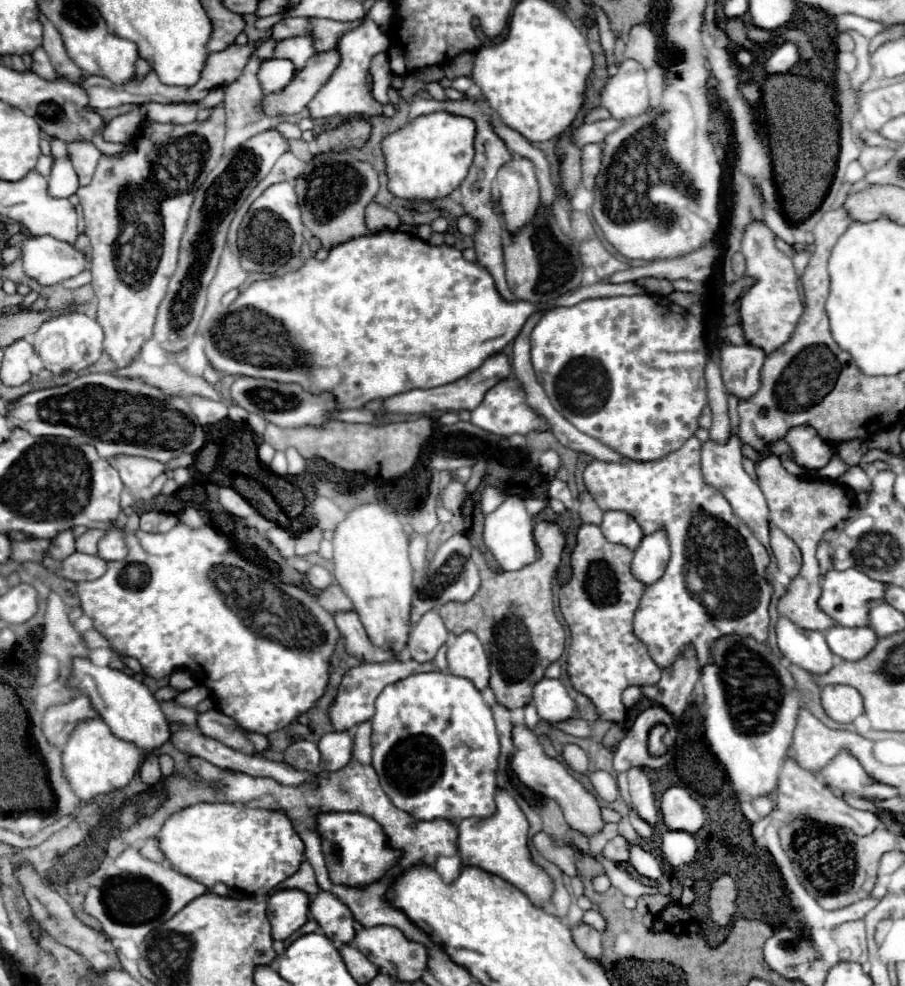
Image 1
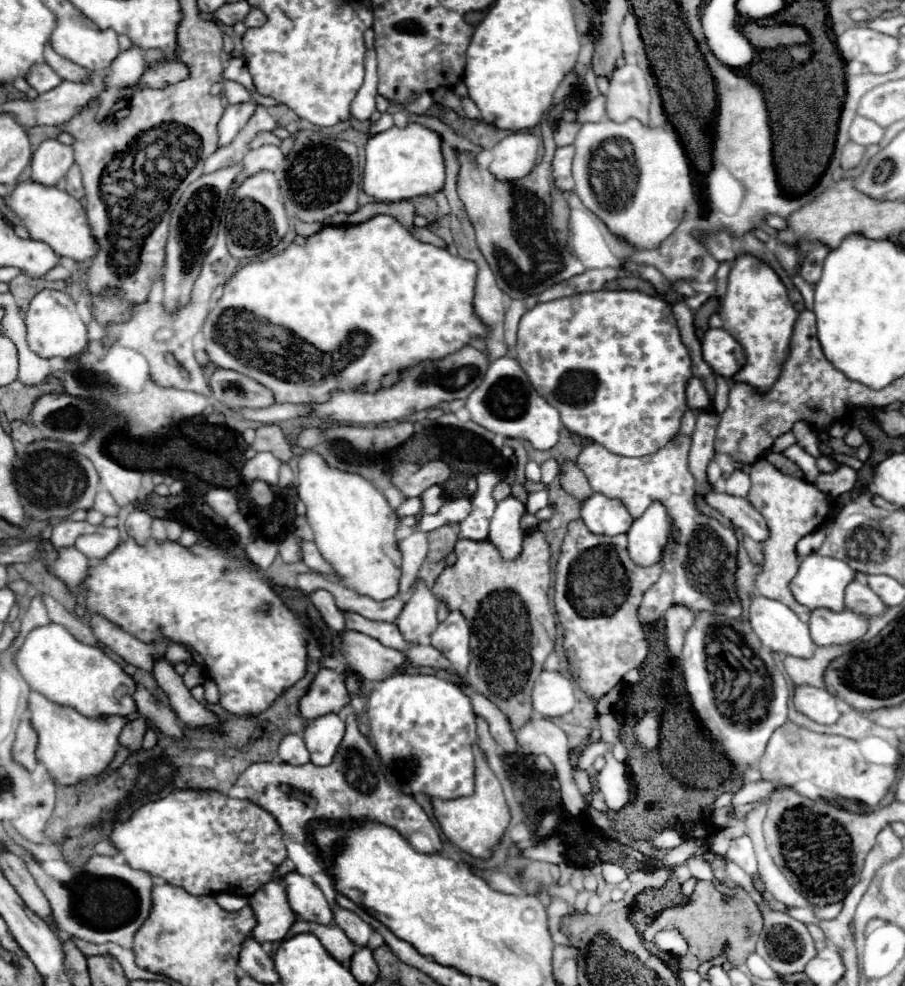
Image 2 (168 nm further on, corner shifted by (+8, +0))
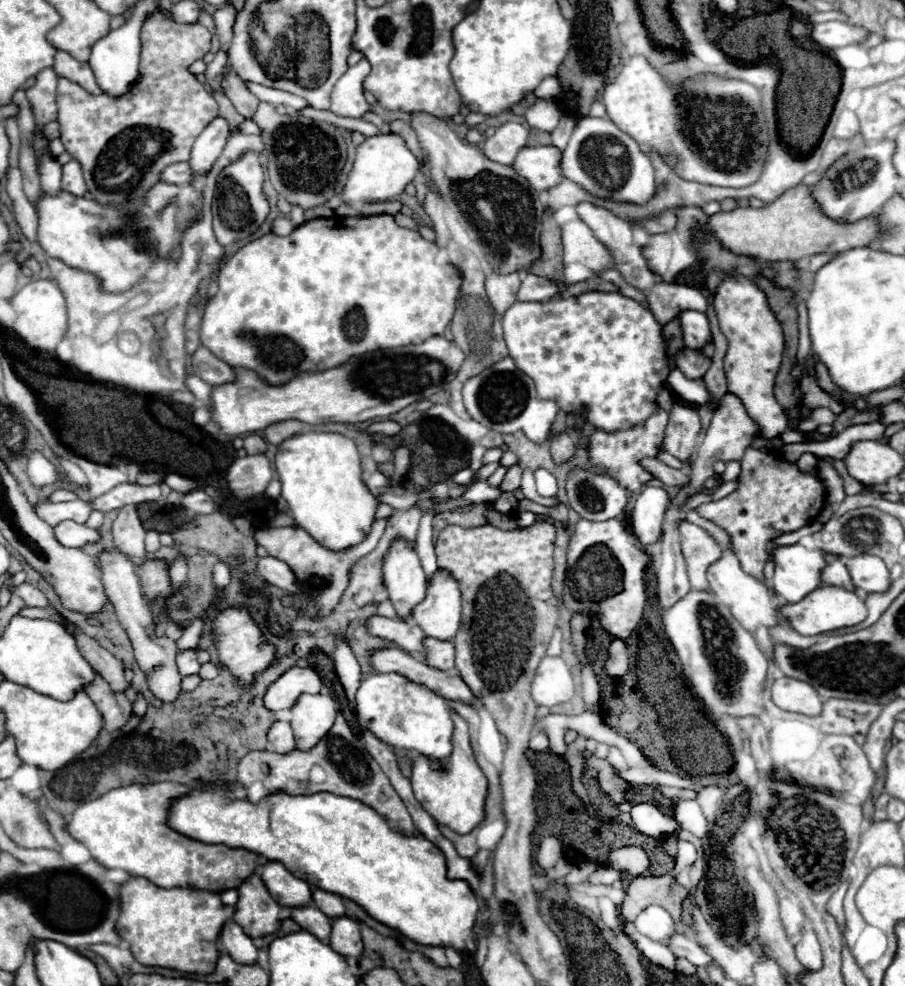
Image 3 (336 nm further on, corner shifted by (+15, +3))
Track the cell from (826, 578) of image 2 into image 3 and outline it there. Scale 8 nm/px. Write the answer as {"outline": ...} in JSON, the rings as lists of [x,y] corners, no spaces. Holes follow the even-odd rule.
{"outline":[[[812,535],[806,538],[804,545],[776,547],[768,545],[770,555],[774,557],[774,591],[782,595],[788,603],[798,603],[814,589],[822,587],[822,569],[828,565],[829,553],[816,547]]]}

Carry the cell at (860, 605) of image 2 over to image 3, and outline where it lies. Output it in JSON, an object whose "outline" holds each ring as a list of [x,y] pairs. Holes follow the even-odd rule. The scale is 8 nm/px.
{"outline":[[[828,557],[828,567],[824,567],[824,575],[822,575],[824,583],[826,585],[832,585],[832,587],[842,587],[846,591],[856,591],[850,575],[848,575],[848,569],[844,565],[844,561],[840,557]]]}

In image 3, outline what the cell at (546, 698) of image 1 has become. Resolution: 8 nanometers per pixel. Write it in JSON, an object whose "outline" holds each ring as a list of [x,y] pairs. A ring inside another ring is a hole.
{"outline":[[[544,657],[532,681],[532,699],[542,707],[554,707],[574,697],[576,687],[568,665],[560,657]]]}

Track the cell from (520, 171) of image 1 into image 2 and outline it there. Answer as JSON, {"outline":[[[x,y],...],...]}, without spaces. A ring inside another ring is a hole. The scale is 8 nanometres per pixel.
{"outline":[[[533,130],[513,132],[491,148],[493,162],[489,170],[499,180],[519,180],[535,166],[535,156],[541,140]]]}

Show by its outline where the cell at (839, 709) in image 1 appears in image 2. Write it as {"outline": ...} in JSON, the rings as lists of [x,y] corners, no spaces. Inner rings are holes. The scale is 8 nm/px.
{"outline":[[[795,686],[793,692],[793,704],[797,712],[803,716],[819,722],[819,724],[833,724],[841,712],[837,706],[837,698],[829,694],[825,688],[815,688],[815,686]]]}

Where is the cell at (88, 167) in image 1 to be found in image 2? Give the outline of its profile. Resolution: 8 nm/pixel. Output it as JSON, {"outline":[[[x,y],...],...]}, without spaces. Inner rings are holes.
{"outline":[[[73,164],[67,172],[67,188],[65,188],[71,196],[75,198],[83,198],[85,196],[85,190],[83,190],[83,184],[81,184],[81,170],[77,164]]]}

